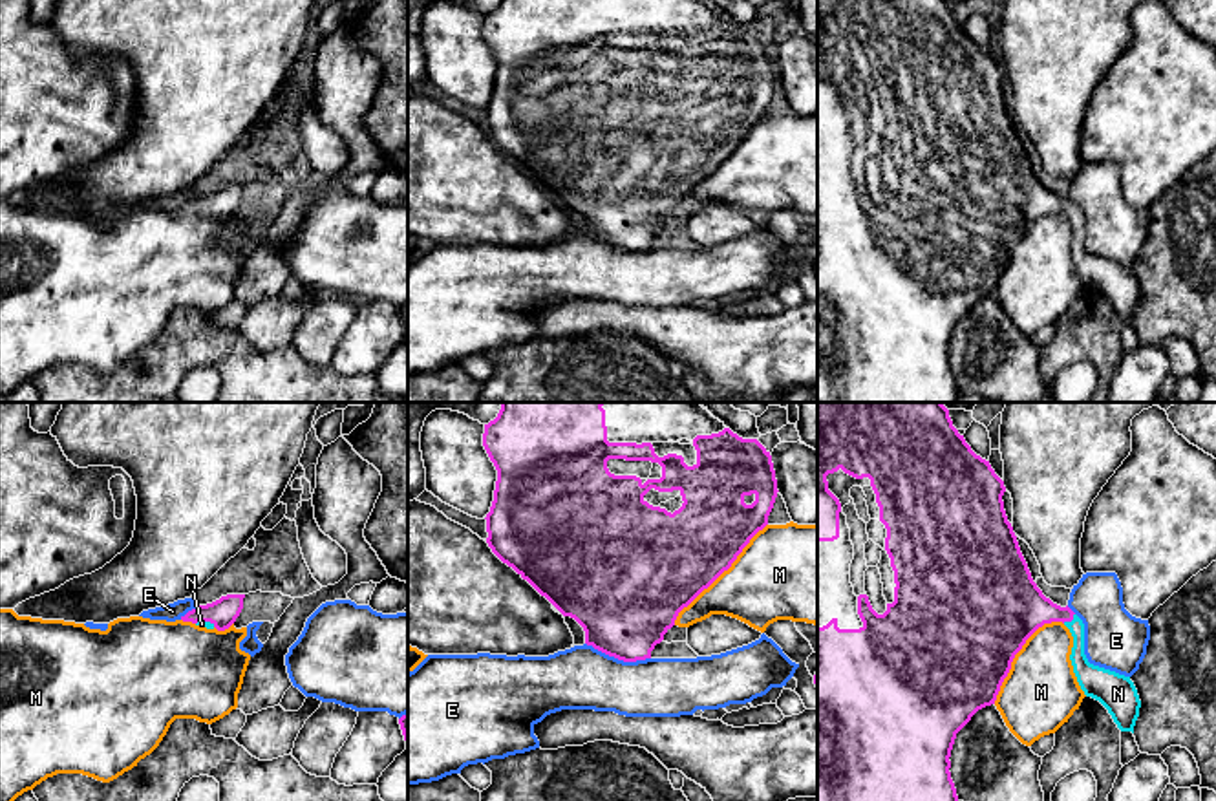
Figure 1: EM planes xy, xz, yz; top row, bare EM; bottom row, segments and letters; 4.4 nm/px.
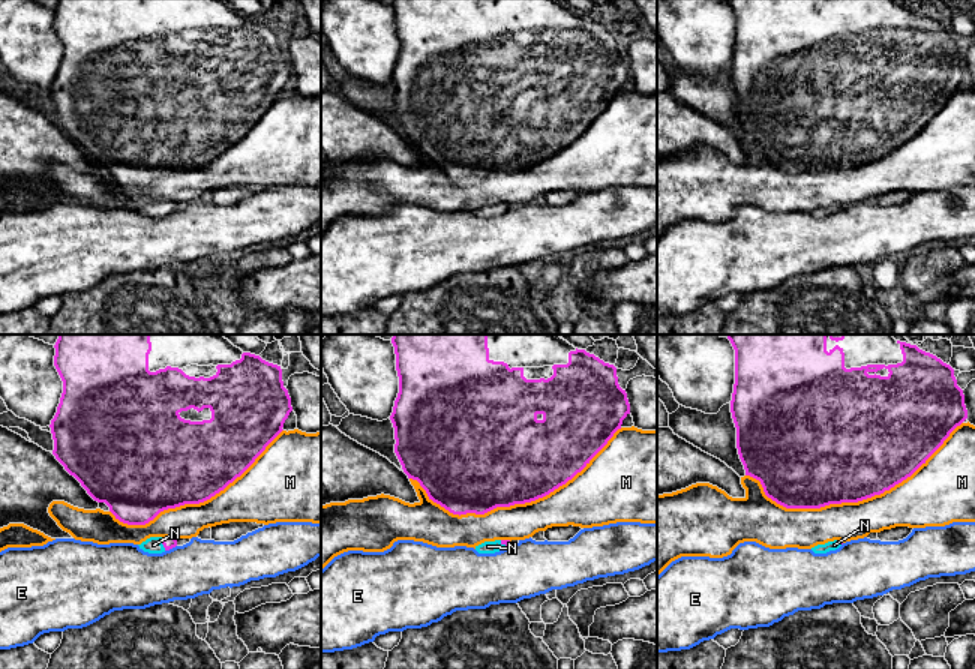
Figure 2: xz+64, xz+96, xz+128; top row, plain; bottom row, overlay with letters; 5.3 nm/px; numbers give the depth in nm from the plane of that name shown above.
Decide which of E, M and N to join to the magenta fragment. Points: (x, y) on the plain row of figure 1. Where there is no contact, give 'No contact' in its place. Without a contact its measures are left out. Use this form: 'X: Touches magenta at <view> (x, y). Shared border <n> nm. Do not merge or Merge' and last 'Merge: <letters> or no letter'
E: Touches magenta at xz (618, 249). Shared border 300 nm. Do not merge
M: Touches magenta at xz (719, 165). Shared border 600 nm. Do not merge
N: Touches magenta at yz (1070, 211). Shared border 70 nm. Merge
Merge: N

